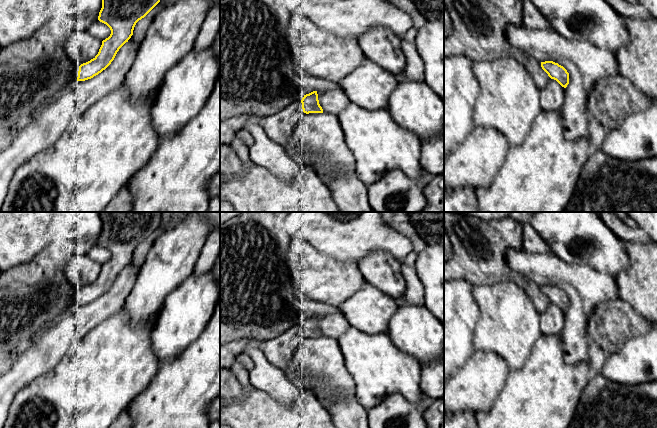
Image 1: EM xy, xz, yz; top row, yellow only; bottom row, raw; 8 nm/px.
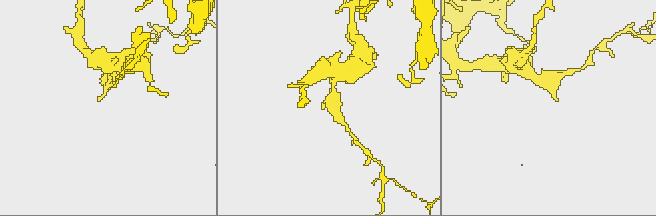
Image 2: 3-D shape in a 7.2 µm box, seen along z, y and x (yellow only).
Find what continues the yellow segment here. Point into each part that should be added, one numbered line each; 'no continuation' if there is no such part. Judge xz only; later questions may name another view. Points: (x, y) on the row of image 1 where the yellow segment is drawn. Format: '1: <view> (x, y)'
1: xz (279, 127)

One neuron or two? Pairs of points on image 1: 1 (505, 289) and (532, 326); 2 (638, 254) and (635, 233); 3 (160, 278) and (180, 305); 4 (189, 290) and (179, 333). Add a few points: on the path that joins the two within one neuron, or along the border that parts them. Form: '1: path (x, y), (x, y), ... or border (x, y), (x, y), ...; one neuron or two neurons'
1: path (505, 298), (523, 317); one neuron
2: border (646, 241), (625, 242); two neurons
3: border (188, 276), (167, 295), (158, 312); two neurons
4: path (189, 301), (189, 308), (180, 322); one neuron

